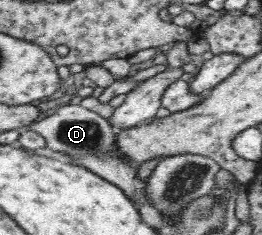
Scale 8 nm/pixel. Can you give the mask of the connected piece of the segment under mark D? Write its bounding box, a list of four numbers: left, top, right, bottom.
[25,106,151,209]

